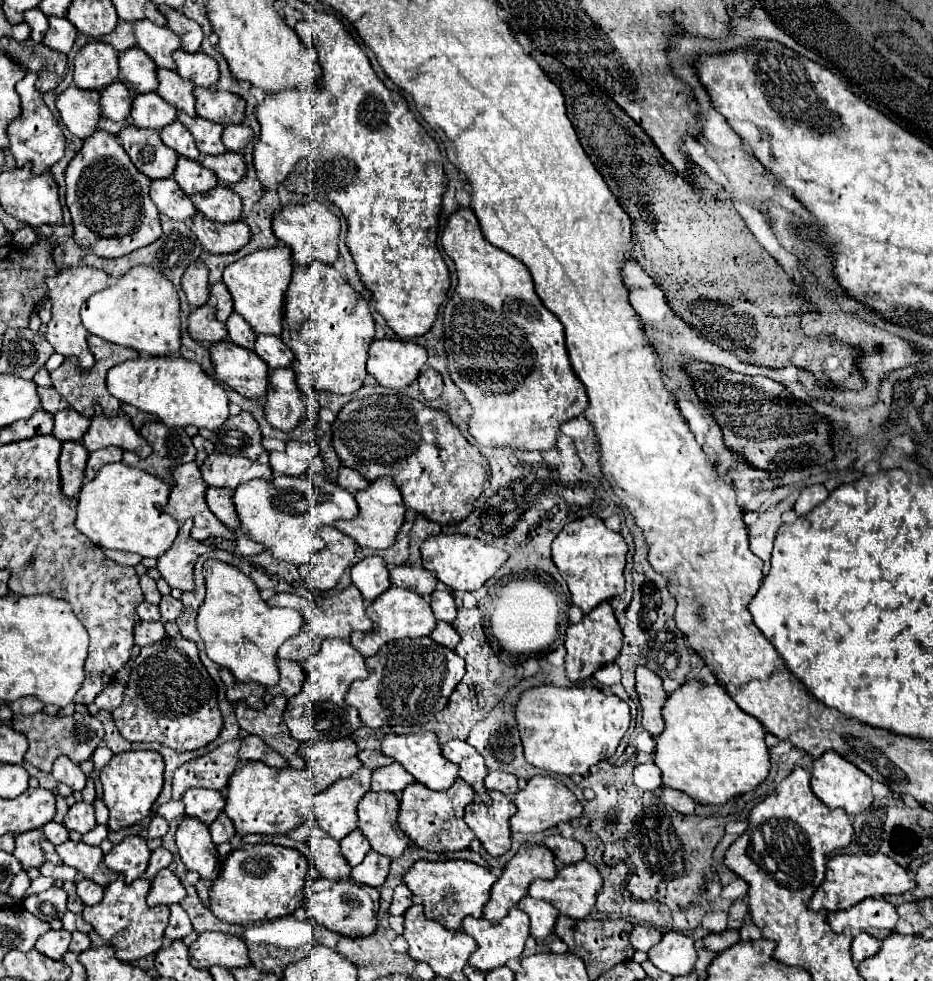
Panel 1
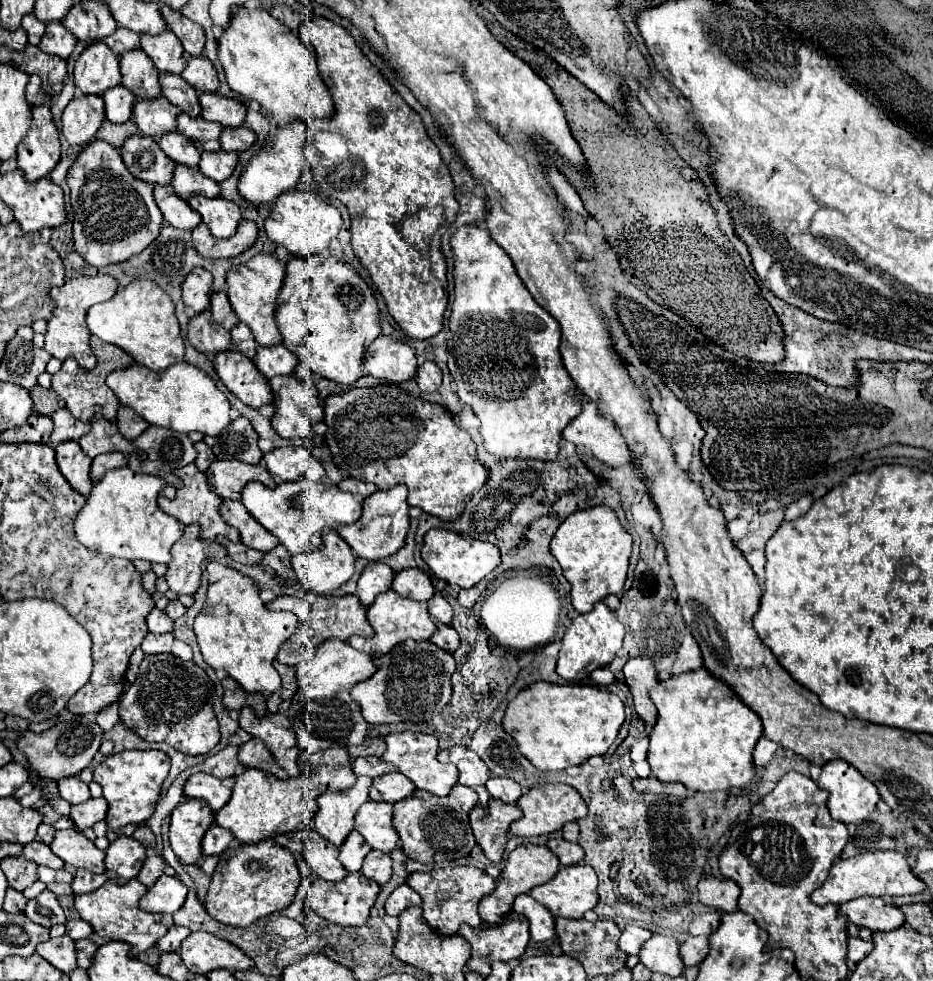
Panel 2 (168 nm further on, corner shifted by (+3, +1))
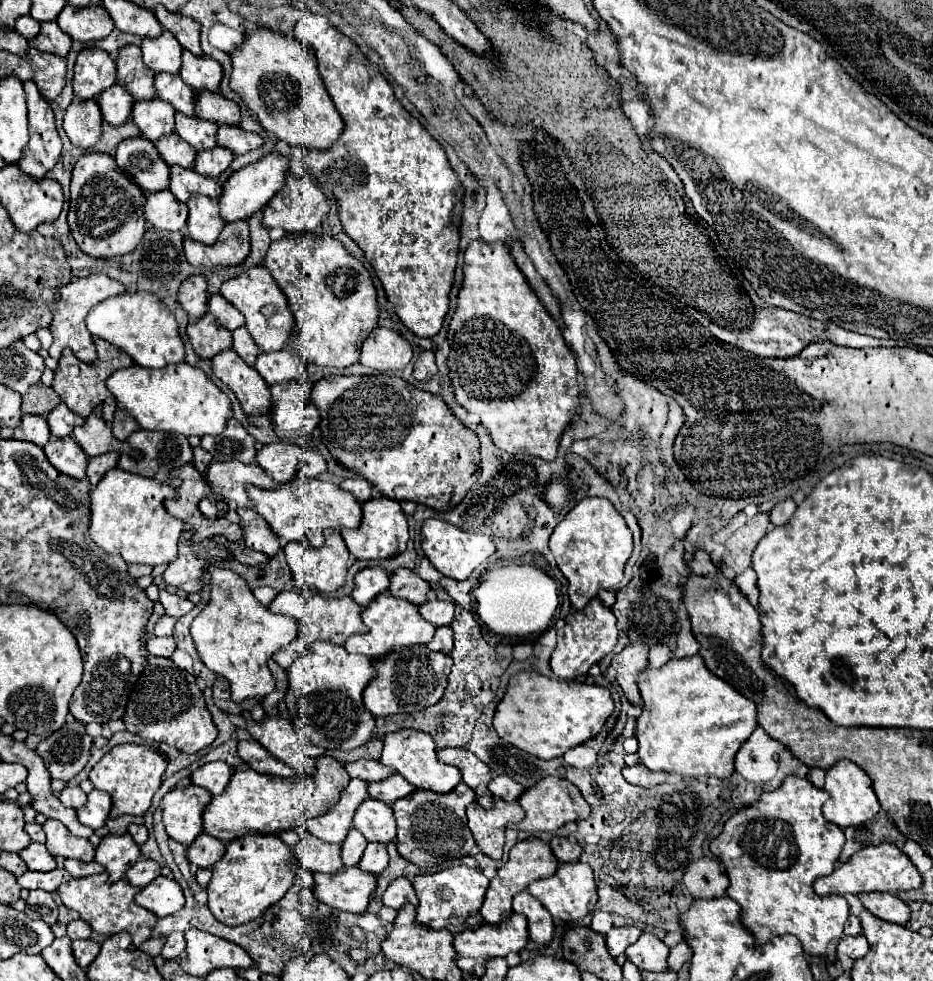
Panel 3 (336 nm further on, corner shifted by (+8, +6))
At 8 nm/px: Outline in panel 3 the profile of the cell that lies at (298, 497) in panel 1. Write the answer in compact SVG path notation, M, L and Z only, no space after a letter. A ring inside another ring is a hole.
M296 476L296 488L294 482L282 484L276 490L262 490L254 486L246 486L248 498L254 502L254 508L258 514L272 526L272 530L284 540L304 540L314 548L320 548L324 544L322 532L326 528L356 528L362 522L362 506L358 500L342 490L340 486L332 482L322 480L310 480L306 476Z

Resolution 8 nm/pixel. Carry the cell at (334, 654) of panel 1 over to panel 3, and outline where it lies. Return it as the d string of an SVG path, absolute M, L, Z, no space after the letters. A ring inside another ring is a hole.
M314 642L300 658L294 660L292 668L288 670L290 686L286 692L286 706L288 706L288 714L294 722L294 726L298 730L302 730L304 736L310 738L312 744L316 744L320 748L354 750L354 748L366 744L372 738L376 720L366 710L366 706L362 702L362 692L368 686L368 682L374 680L374 674L376 674L376 670L366 656L350 654L342 646L336 646L330 642Z

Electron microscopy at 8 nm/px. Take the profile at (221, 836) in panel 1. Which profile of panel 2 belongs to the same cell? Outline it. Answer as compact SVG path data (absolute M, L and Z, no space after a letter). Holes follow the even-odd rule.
M211 825L211 829L203 837L203 853L205 855L223 853L227 849L227 845L231 843L231 839L233 839L231 831L227 831L225 827L219 827L219 825Z

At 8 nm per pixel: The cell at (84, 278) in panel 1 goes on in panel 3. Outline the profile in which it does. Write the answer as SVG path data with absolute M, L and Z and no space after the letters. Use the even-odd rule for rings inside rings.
M92 274L92 276L86 276L86 278L74 278L70 284L62 286L60 288L60 300L54 302L50 308L52 308L52 324L50 324L50 332L54 336L54 342L50 346L50 356L52 358L60 358L62 356L62 350L64 348L72 348L72 352L76 354L78 360L82 362L94 362L96 360L96 348L94 348L94 342L92 342L92 334L88 332L86 328L86 316L88 312L100 304L102 300L106 298L112 298L112 296L118 296L118 294L124 294L126 288L118 282L118 280L110 280L108 276L104 274Z

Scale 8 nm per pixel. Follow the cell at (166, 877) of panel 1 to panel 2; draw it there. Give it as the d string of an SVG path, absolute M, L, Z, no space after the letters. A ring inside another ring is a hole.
M161 875L157 883L145 893L139 907L149 913L169 913L173 915L187 897L187 887L177 879L169 875Z

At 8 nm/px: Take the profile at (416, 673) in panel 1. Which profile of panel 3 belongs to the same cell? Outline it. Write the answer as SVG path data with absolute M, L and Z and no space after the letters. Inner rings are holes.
M442 626L442 628L436 628L436 634L428 646L400 648L380 658L376 662L376 678L364 690L364 706L374 716L390 716L390 714L424 710L440 702L448 684L448 674L452 666L452 658L448 656L452 650L452 642L454 642L452 628Z

